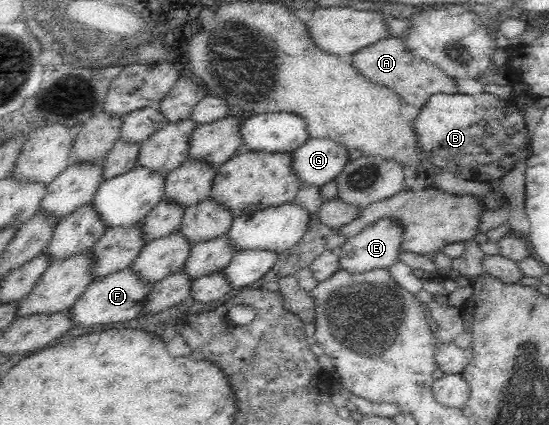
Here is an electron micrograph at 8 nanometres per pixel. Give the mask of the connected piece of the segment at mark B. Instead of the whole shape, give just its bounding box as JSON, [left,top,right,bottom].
[413,92,530,179]

